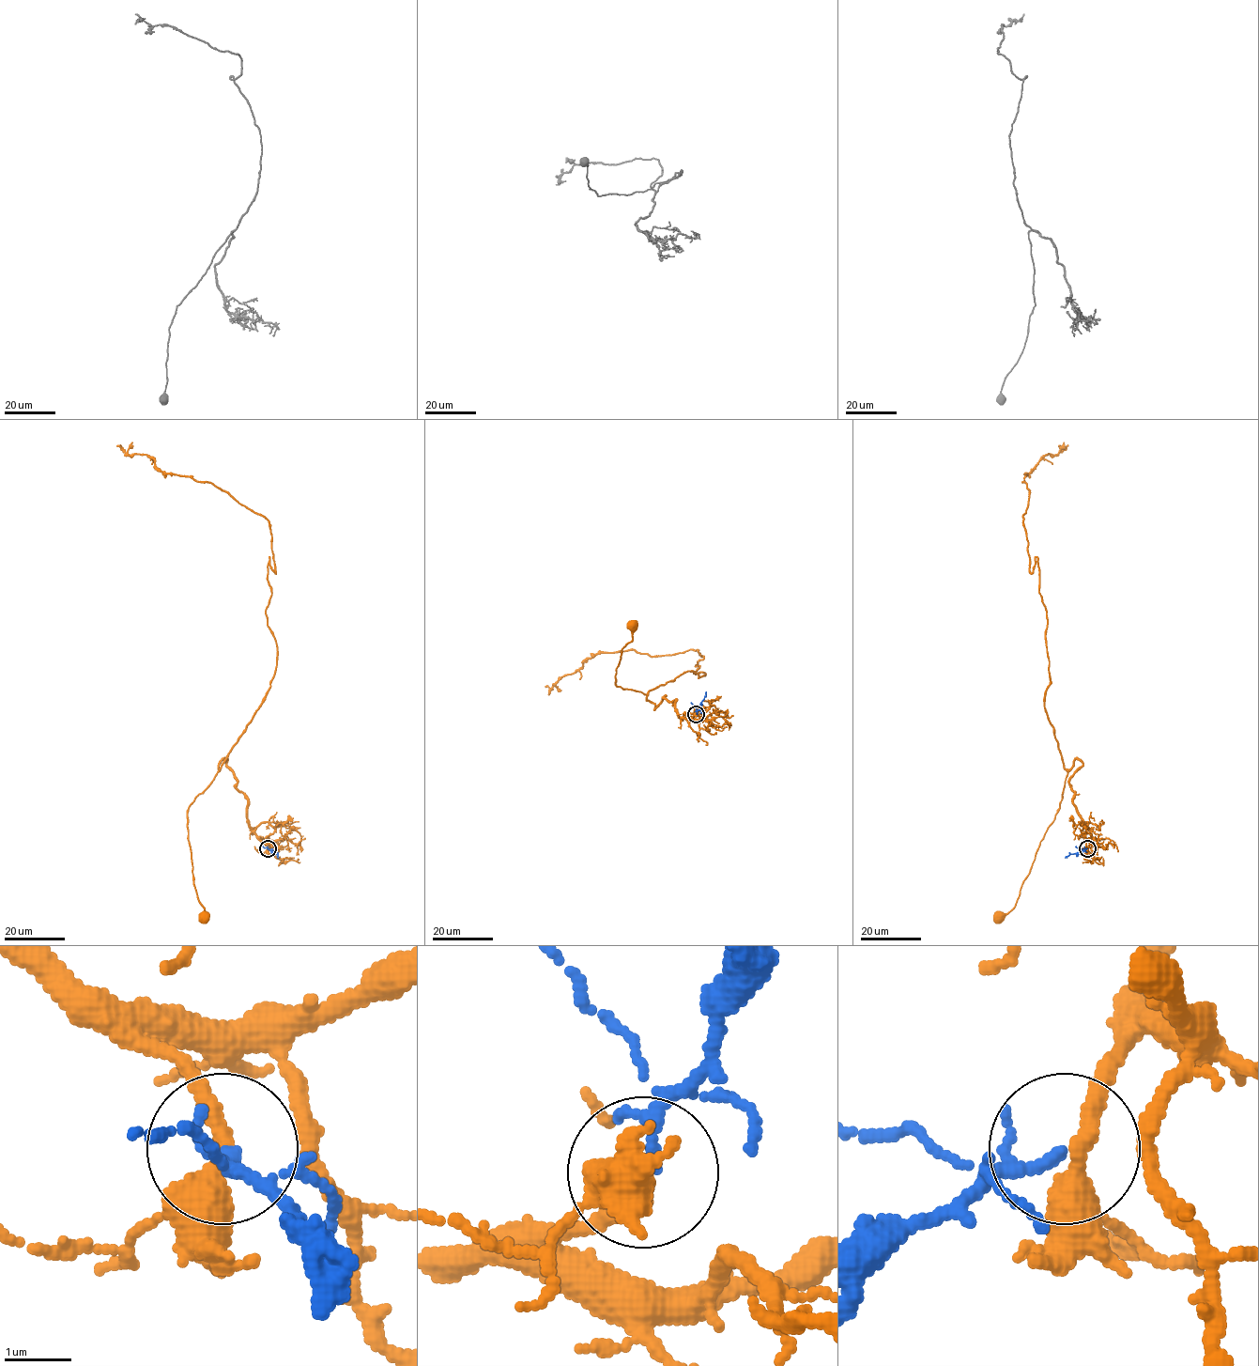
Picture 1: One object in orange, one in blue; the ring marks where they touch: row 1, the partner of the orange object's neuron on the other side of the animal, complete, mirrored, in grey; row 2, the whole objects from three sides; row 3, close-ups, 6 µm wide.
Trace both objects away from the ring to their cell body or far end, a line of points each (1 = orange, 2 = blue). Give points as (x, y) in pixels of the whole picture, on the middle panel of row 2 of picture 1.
1: (696, 714), (681, 717), (675, 700), (665, 696), (654, 709), (642, 692), (615, 684), (633, 625)
2: (696, 713), (706, 691)

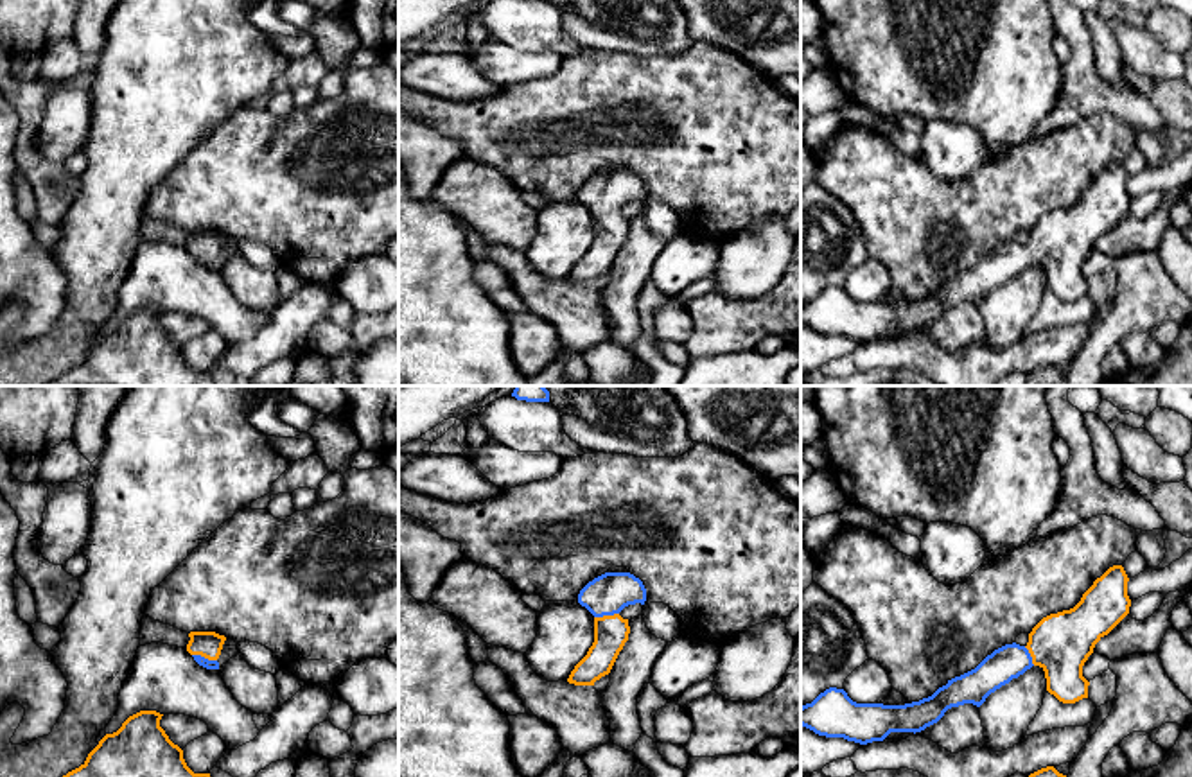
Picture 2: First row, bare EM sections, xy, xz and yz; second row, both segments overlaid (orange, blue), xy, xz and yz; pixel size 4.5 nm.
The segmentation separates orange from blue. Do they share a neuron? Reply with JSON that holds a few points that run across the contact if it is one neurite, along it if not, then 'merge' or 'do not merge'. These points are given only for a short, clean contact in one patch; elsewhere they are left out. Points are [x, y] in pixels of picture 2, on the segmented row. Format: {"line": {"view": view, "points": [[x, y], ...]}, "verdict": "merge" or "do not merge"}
{"line": {"view": "xy", "points": [[209, 645], [205, 657], [210, 664]]}, "verdict": "merge"}

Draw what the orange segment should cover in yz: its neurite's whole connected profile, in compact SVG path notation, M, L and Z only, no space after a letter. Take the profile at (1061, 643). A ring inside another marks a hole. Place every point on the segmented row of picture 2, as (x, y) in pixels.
M1122 565L1109 567L1074 608L1043 617L1029 633L1025 646L1012 642L995 650L975 669L948 680L946 685L928 698L905 705L856 703L844 689L829 687L811 703L801 707L801 725L819 736L844 738L860 745L883 741L890 732L916 734L937 723L951 707L964 703L980 707L991 693L1032 666L1039 666L1045 671L1047 691L1059 702L1075 703L1088 698L1090 682L1082 677L1082 666L1093 653L1095 644L1129 614L1127 581L1129 578Z

